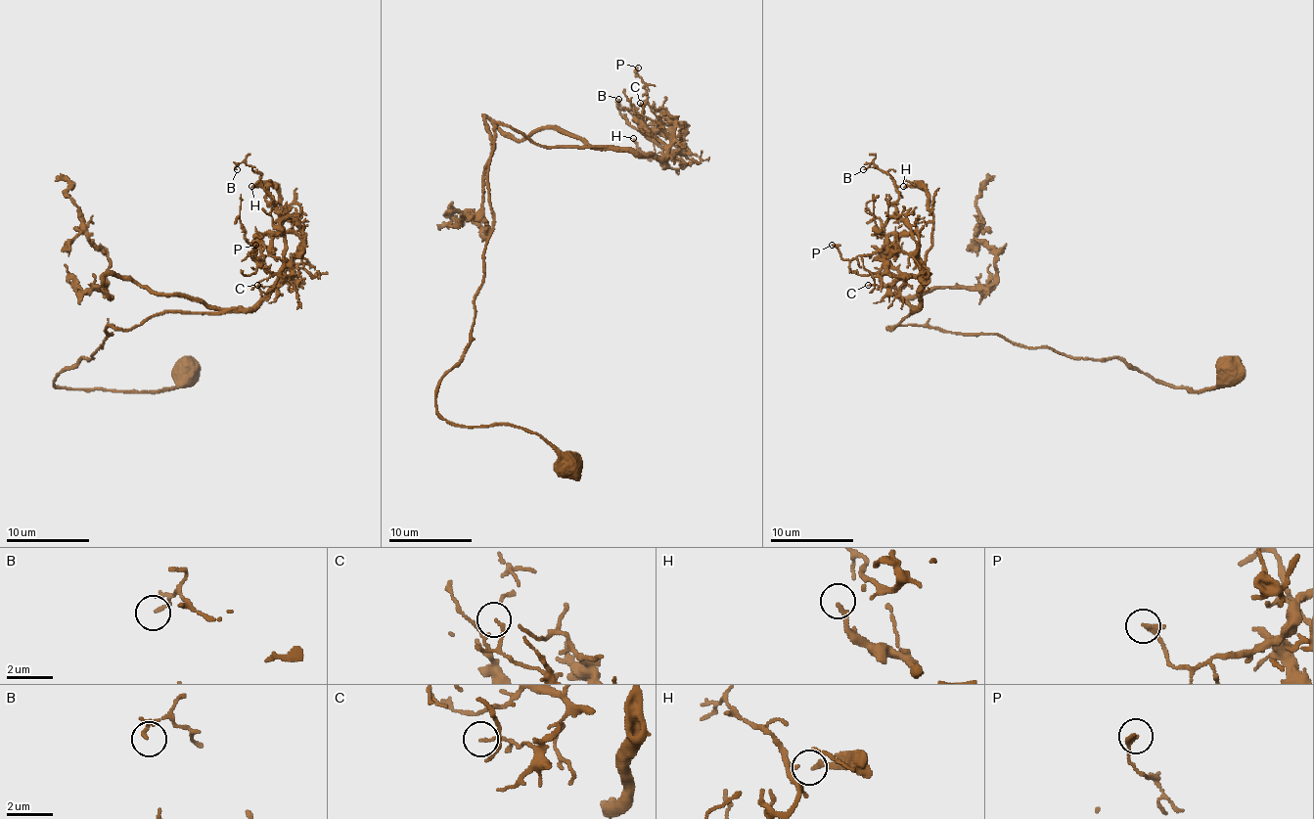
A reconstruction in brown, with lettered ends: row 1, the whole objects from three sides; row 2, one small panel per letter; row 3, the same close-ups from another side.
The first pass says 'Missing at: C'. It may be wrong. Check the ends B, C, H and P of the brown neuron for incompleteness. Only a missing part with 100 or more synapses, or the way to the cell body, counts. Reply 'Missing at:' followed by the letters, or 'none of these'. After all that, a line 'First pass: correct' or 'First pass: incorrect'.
Missing at: none of these
First pass: incorrect

